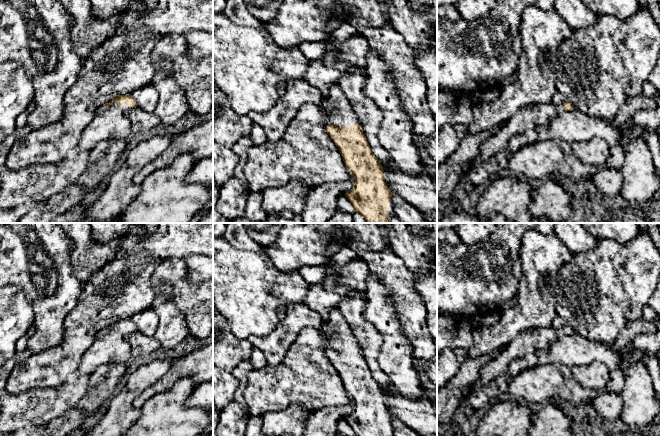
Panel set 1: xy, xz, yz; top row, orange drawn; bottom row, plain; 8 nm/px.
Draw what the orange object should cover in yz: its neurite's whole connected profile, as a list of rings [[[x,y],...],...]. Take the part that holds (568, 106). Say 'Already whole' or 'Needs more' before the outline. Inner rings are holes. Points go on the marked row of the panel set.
Needs more. [[[569,101],[561,105],[533,104],[519,109],[496,134],[480,145],[479,159],[488,160],[505,148],[509,140],[515,135],[538,125],[549,125],[562,112],[573,109],[575,108]]]

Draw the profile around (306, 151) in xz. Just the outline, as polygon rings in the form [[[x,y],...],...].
[[[311,103],[299,109],[280,140],[254,144],[248,149],[243,175],[250,192],[282,187],[291,180],[305,180],[315,188],[321,184],[341,183],[352,178],[338,147],[326,131],[321,108]]]

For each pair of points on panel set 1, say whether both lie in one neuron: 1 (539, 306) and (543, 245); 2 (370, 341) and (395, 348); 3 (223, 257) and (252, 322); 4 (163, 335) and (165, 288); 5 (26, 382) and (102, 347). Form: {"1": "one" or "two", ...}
{"1": "one", "2": "two", "3": "one", "4": "one", "5": "two"}

